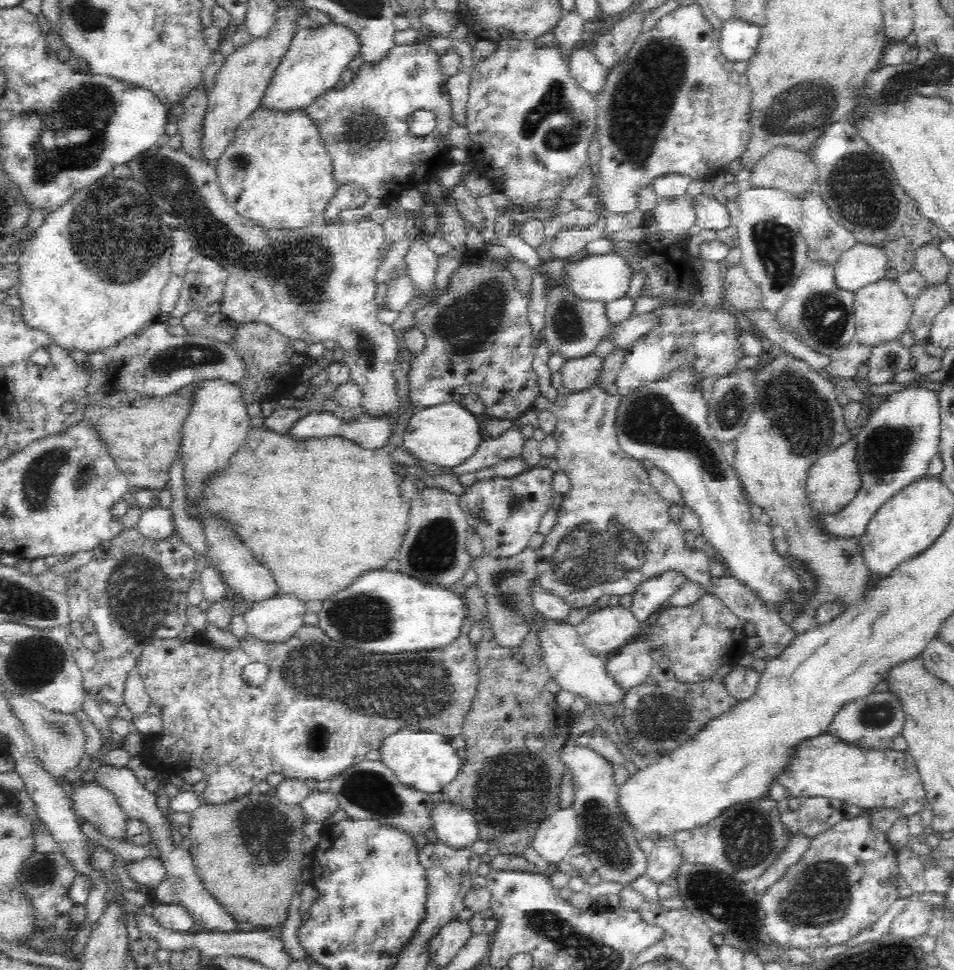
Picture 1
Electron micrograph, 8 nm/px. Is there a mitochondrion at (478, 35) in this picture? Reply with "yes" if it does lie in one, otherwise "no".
no

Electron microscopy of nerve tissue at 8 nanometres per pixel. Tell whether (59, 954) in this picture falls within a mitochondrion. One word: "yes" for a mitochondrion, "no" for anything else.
no

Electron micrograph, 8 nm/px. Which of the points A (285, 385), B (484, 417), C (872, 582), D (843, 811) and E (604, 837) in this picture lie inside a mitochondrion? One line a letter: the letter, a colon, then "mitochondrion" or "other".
A: other
B: other
C: other
D: other
E: mitochondrion

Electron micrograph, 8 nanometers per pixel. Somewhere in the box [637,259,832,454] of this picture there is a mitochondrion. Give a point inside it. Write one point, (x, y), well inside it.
(731, 408)

